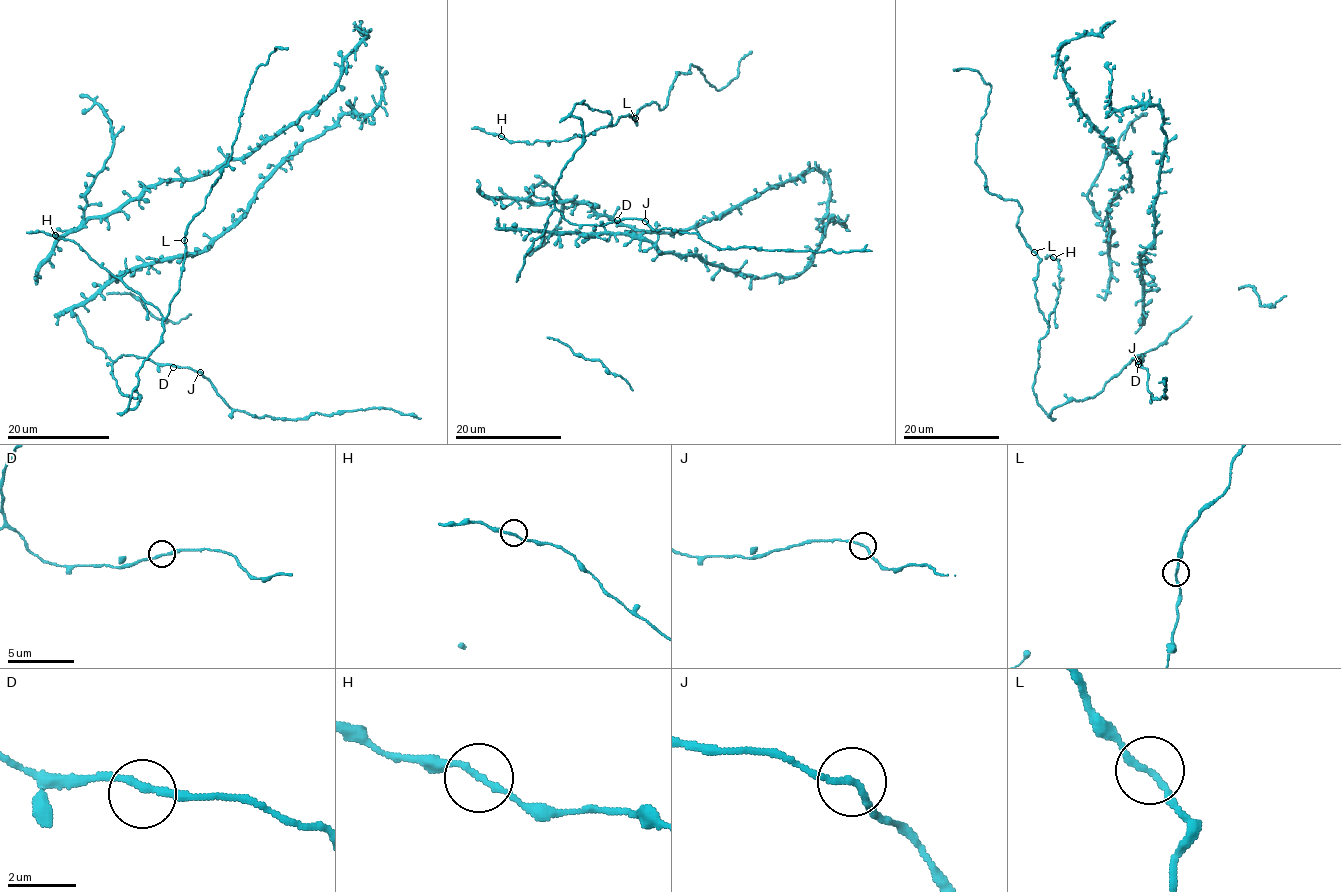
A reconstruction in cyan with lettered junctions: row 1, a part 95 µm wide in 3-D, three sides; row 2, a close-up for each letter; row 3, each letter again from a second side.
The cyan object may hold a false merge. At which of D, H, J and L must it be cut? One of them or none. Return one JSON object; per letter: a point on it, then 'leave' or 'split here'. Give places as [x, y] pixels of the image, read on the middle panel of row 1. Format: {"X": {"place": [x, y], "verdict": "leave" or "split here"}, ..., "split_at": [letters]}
{"D": {"place": [617, 220], "verdict": "leave"}, "H": {"place": [501, 136], "verdict": "leave"}, "J": {"place": [645, 221], "verdict": "leave"}, "L": {"place": [635, 118], "verdict": "leave"}, "split_at": []}

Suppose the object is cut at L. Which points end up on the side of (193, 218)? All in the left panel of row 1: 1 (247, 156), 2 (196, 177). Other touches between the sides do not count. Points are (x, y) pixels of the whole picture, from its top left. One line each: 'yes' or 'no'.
1: no
2: no

